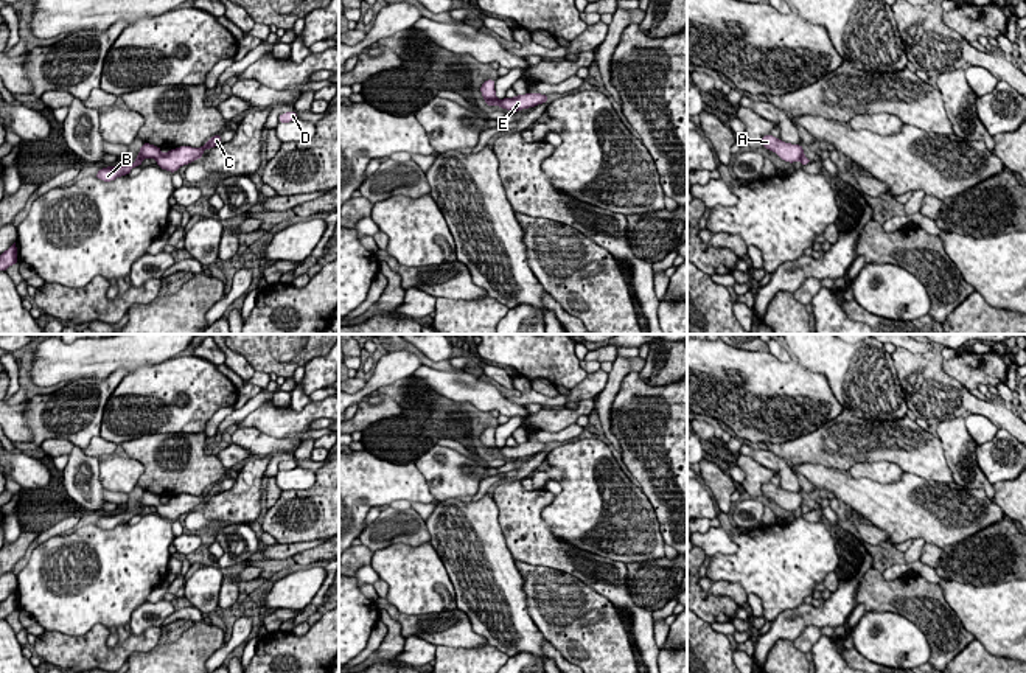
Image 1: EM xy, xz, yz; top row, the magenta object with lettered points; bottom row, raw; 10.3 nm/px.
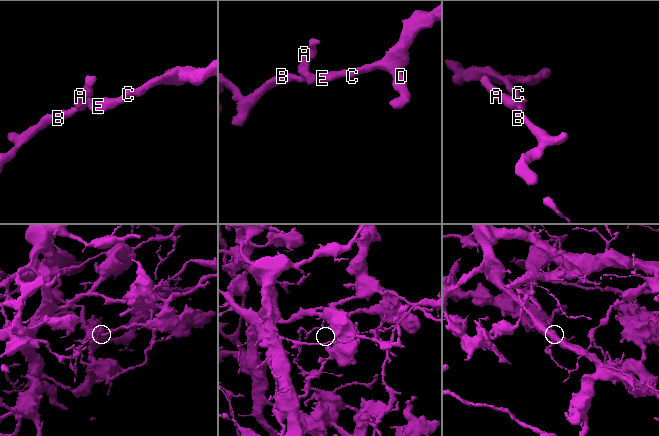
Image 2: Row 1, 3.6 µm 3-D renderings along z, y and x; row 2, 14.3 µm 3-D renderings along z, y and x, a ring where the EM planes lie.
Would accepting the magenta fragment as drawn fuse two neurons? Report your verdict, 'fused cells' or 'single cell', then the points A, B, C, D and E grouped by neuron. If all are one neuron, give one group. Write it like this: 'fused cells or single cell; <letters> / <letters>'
fused cells; A C D E / B

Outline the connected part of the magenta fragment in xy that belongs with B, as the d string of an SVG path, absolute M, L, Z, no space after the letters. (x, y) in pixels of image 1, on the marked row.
M140 157L134 163L124 163L124 165L117 165L117 166L110 166L110 168L106 166L106 168L101 168L95 174L95 177L98 177L99 180L104 180L104 182L112 182L117 177L127 176L132 168L140 166L141 163L143 163L143 159Z

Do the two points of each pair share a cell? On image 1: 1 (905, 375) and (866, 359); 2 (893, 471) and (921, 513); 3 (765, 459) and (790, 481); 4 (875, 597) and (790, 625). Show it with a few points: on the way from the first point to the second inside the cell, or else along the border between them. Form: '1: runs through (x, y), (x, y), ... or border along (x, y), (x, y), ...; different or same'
1: border along (889, 355), (896, 369); different
2: border along (903, 471), (891, 482), (875, 482), (863, 476); different
3: runs through (771, 462), (787, 474); same
4: border along (869, 569), (860, 582), (855, 603); different

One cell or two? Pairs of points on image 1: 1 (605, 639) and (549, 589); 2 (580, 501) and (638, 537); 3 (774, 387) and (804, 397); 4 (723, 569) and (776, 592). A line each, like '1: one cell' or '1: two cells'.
1: one cell
2: one cell
3: one cell
4: one cell

